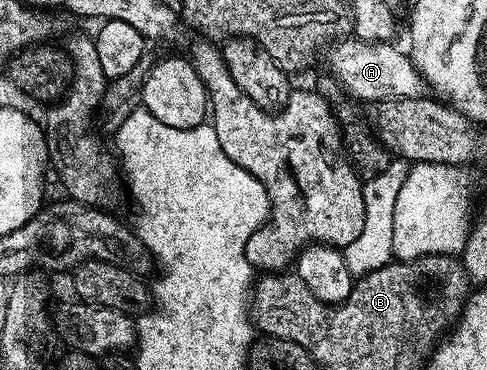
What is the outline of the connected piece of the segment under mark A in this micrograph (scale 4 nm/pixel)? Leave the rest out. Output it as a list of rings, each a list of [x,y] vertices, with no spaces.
[[[344,38],[326,49],[328,68],[326,71],[339,81],[339,85],[348,96],[359,102],[404,100],[423,96],[425,92],[423,75],[415,68],[410,55],[406,51],[398,52],[394,46],[395,44],[391,42],[364,43],[356,38]]]

